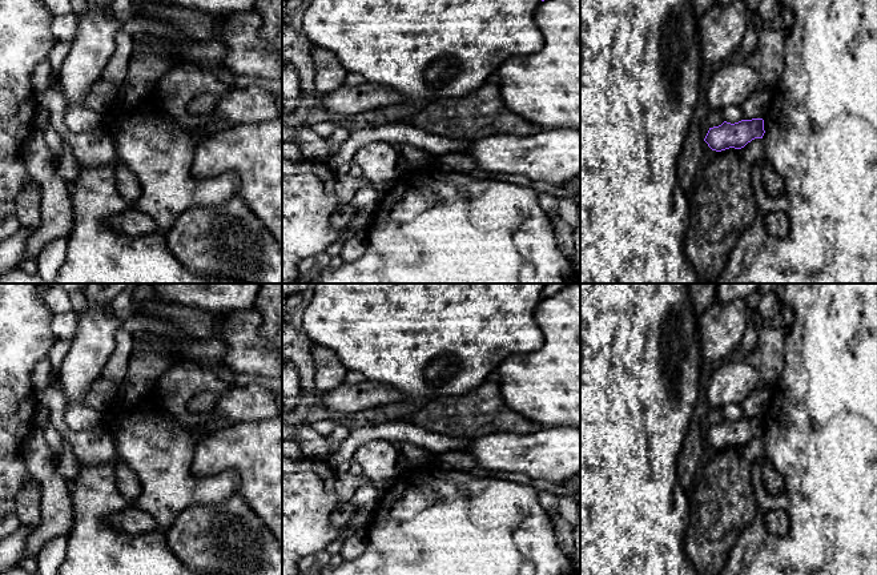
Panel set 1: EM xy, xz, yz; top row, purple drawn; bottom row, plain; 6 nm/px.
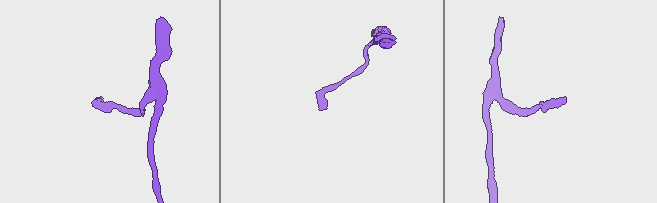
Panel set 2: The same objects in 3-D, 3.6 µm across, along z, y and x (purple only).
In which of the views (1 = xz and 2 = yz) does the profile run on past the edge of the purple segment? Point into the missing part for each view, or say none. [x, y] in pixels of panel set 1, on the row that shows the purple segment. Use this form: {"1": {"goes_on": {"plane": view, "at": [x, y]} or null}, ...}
{"1": {"goes_on": null}, "2": {"goes_on": null}}

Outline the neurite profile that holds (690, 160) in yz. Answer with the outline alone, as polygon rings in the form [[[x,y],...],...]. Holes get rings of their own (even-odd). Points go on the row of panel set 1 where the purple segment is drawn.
[[[692,124],[679,157],[679,184],[691,196],[696,188],[697,174],[701,172],[703,136],[700,128]]]

